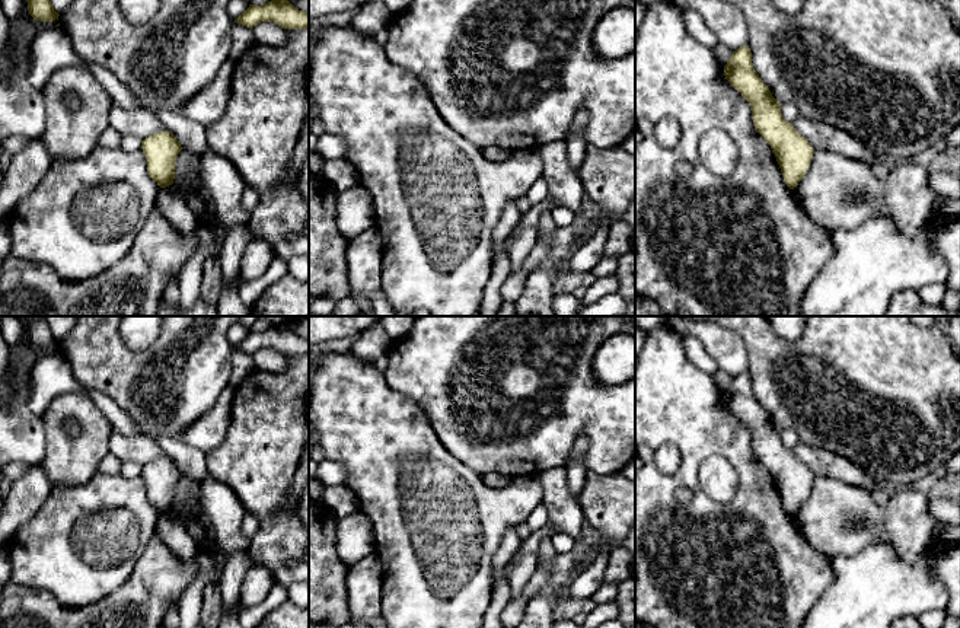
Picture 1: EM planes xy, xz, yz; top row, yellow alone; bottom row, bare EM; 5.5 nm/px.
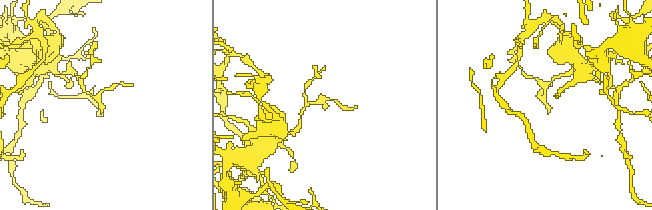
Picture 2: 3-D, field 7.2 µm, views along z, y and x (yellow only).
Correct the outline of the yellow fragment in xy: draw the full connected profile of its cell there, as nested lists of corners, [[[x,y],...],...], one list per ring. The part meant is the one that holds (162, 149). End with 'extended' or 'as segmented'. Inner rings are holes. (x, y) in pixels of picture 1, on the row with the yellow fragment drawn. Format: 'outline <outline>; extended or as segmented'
outline [[[159,131],[141,141],[141,150],[147,159],[147,172],[150,178],[160,188],[172,185],[176,157],[182,150],[176,137],[169,131]]]; as segmented

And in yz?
outline [[[749,45],[733,51],[724,66],[724,76],[749,102],[755,128],[771,146],[787,187],[794,189],[807,173],[814,150],[794,125],[784,119],[781,103],[753,68]]]; as segmented

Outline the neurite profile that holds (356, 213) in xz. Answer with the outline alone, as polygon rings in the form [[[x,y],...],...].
[[[361,185],[337,192],[337,229],[348,240],[374,229],[377,219],[370,192]]]

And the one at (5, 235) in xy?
[[[0,220],[0,258],[10,255],[12,239],[6,220]]]

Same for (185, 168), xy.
[[[182,149],[176,157],[175,179],[172,185],[175,188],[182,188],[197,176],[197,157],[192,153]]]

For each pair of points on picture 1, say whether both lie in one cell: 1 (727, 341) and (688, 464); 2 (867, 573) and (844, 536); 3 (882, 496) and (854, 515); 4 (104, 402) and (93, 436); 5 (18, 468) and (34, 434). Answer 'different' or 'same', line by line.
1: different
2: different
3: different
4: different
5: different

